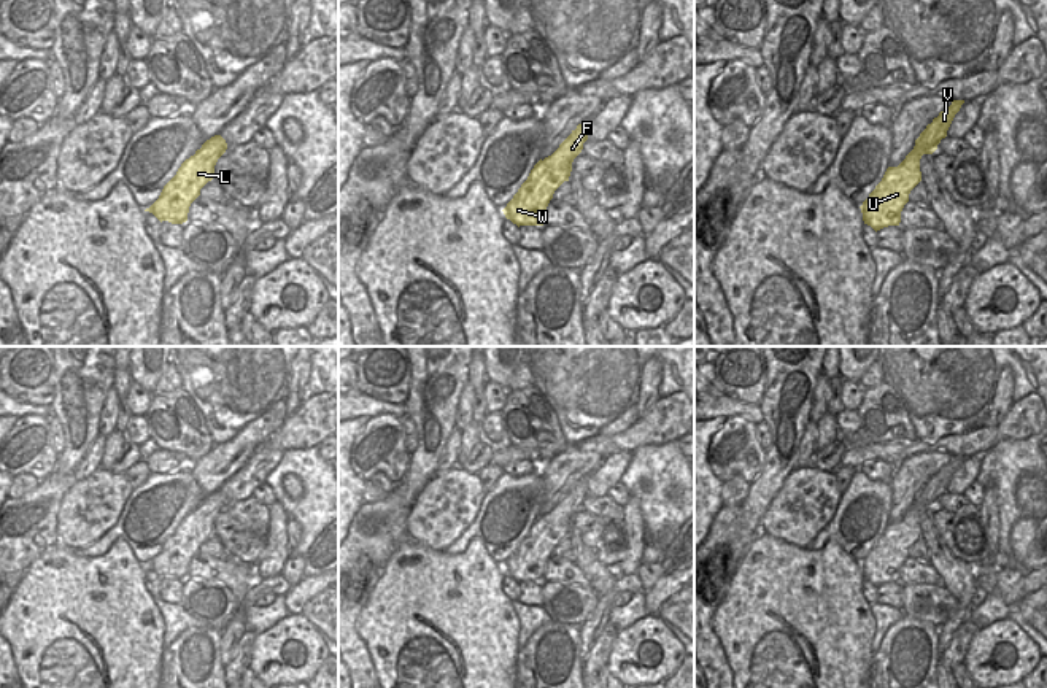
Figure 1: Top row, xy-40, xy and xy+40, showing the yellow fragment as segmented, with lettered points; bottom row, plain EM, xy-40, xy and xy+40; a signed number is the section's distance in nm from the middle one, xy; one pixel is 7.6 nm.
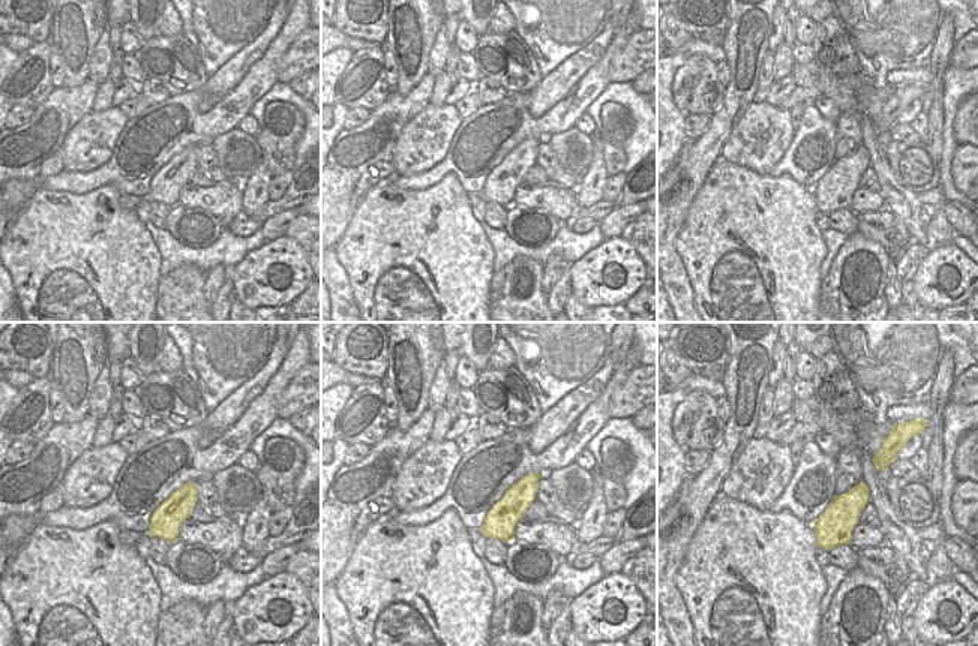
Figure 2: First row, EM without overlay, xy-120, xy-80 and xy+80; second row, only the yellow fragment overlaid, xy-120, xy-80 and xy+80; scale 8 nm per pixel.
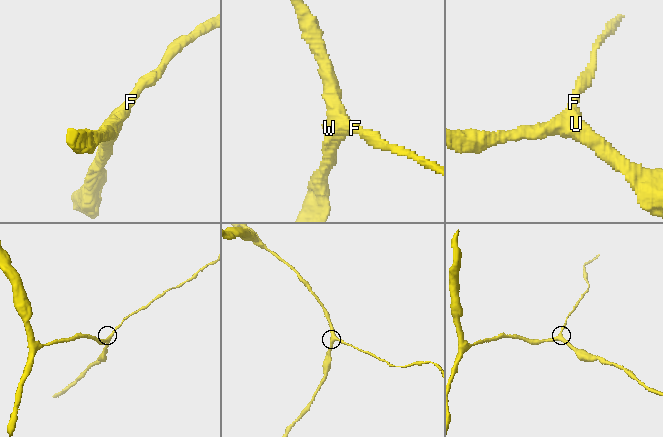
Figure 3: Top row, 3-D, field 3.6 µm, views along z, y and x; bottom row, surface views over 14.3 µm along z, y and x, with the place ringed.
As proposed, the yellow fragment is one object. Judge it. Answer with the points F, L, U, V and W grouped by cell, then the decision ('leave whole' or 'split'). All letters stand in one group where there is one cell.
F L U V W | leave whole

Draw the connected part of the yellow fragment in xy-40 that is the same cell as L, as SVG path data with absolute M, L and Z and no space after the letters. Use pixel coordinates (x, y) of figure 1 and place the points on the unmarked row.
M221 491L207 496L194 512L181 520L176 531L164 542L159 555L145 567L153 569L160 578L186 578L191 559L200 551L200 545L213 535L214 521L226 505L227 499Z

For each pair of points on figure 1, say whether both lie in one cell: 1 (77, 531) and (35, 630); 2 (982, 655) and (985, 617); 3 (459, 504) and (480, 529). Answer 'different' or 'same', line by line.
1: different
2: different
3: different

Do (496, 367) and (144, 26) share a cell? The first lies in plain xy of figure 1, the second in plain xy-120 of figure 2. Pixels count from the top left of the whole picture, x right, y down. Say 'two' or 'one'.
one

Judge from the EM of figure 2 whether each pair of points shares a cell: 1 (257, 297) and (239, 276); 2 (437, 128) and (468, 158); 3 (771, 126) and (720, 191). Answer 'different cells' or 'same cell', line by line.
1: same cell
2: different cells
3: different cells

